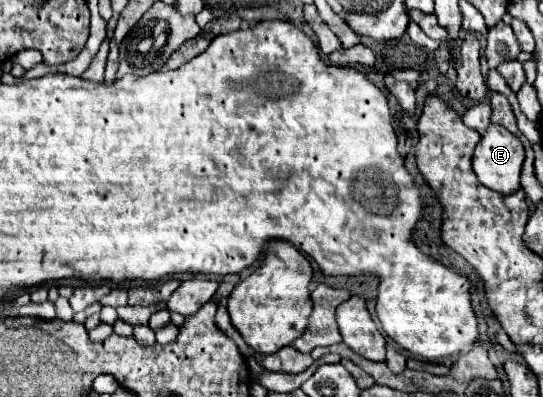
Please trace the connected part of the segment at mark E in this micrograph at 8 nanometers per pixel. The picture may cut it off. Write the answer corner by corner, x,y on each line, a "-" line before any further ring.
490,123
490,129
486,129
480,143
476,145
476,151
472,157
472,169
478,175
478,179
482,181
482,185
486,185
488,189
498,191
502,195
508,195
508,193
518,191
518,187
520,187
522,161
524,161
524,147
522,147
520,139
514,137
506,127

